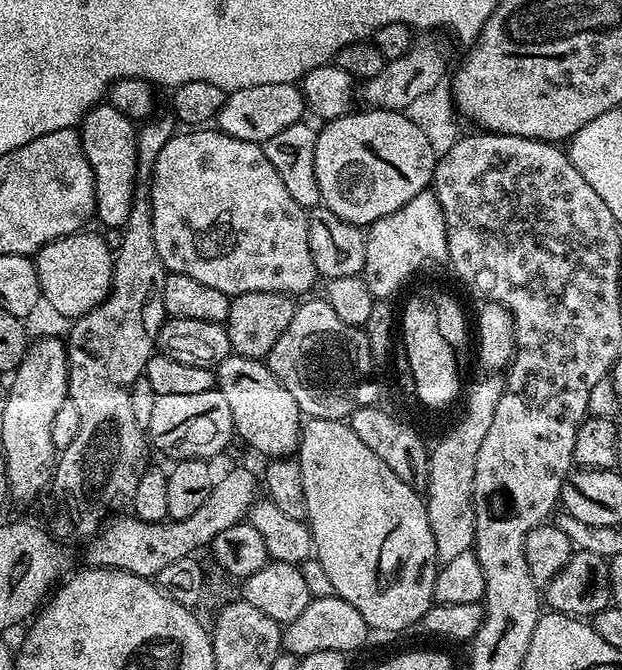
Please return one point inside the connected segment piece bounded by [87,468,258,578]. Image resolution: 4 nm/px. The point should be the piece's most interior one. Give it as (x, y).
(142, 548)

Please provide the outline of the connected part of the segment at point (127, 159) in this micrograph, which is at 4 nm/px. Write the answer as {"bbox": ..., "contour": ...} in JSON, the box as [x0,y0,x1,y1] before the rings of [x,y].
{"bbox":[78,102,138,229],"contour":[[[101,102],[91,108],[78,125],[82,150],[86,154],[86,162],[90,162],[90,170],[94,174],[94,194],[96,195],[97,221],[101,220],[108,228],[123,229],[125,222],[130,218],[132,203],[136,200],[138,181],[136,179],[136,138],[138,128],[133,121],[126,118],[126,114],[118,114],[114,106]]]}

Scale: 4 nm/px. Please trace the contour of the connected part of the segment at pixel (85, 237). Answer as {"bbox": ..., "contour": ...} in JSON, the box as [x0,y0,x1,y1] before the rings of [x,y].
{"bbox":[34,231,113,316],"contour":[[[88,231],[58,238],[42,246],[34,256],[43,303],[49,304],[60,316],[84,316],[106,300],[112,290],[113,249],[108,249],[102,237]]]}

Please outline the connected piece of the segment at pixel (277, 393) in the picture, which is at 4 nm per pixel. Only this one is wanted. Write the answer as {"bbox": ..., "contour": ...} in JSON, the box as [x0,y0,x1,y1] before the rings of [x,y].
{"bbox":[215,354,302,458],"contour":[[[233,354],[221,362],[215,374],[218,390],[230,405],[232,426],[239,439],[241,436],[264,458],[288,458],[299,449],[302,431],[300,407],[264,360]]]}

